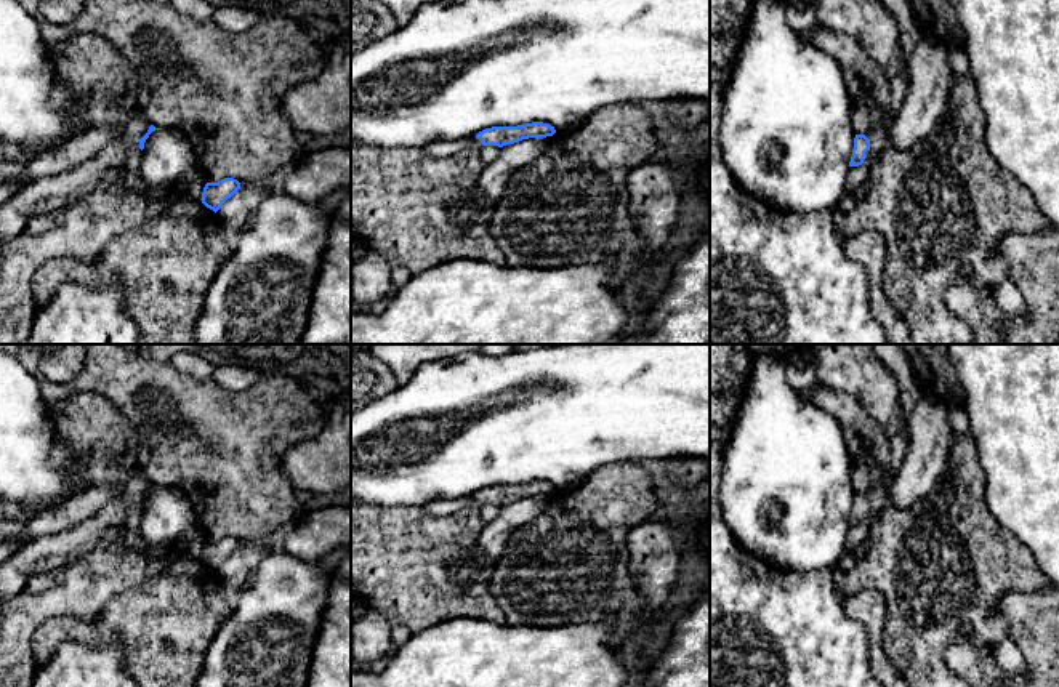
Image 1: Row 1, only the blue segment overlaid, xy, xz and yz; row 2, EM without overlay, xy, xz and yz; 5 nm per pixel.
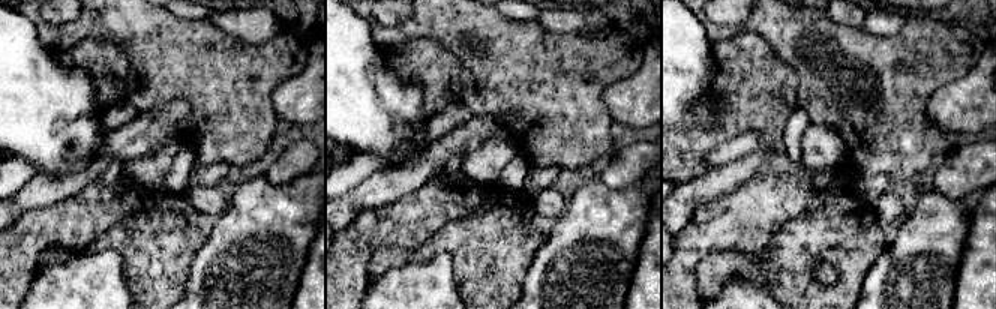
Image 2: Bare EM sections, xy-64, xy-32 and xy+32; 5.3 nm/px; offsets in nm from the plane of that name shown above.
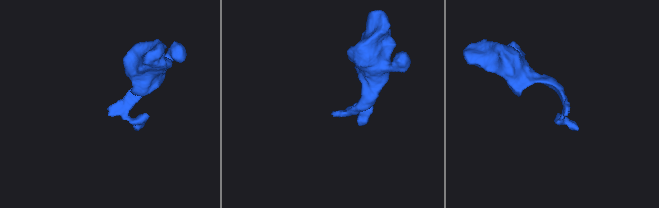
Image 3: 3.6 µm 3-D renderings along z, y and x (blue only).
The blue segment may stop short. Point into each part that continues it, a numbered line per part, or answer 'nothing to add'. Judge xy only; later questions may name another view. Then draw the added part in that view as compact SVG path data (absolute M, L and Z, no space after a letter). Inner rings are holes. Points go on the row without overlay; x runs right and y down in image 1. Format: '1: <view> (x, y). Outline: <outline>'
1: xy (138, 484). Outline: M139 469L127 482L122 492L122 498L127 509L125 527L127 530L139 530L143 509L139 508L139 498L147 492L151 482L147 476Z

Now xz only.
1: xz (487, 511). Outline: M482 504L481 516L484 522L492 522L500 514L501 506L498 504Z

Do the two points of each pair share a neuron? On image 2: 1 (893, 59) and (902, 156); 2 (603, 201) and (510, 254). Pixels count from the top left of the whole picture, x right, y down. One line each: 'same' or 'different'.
1: same
2: different

